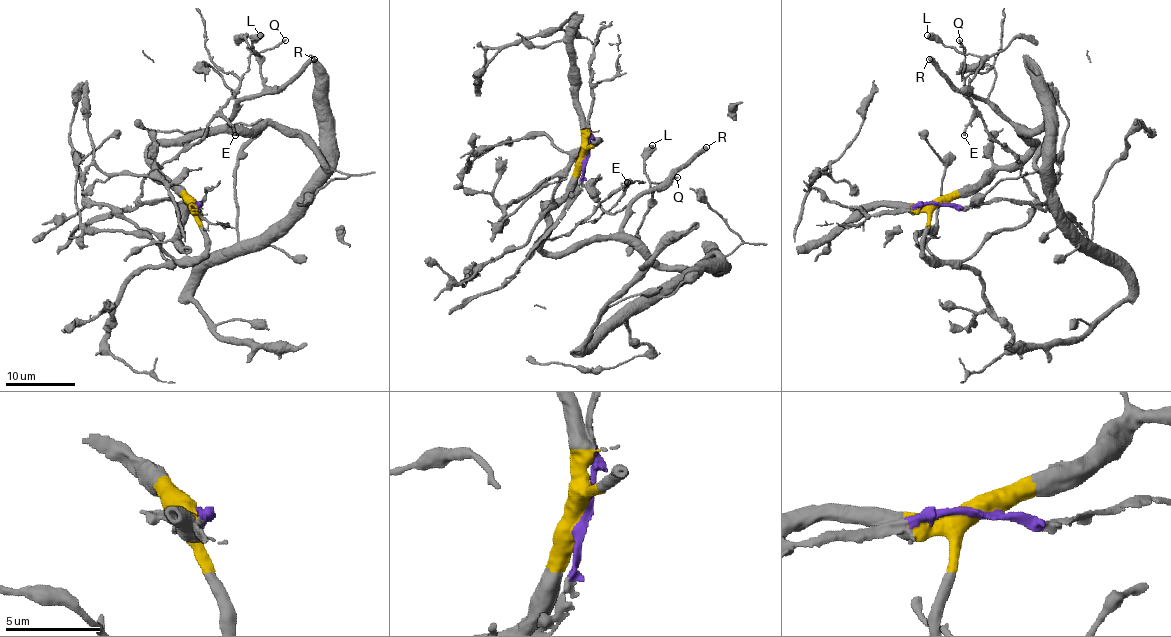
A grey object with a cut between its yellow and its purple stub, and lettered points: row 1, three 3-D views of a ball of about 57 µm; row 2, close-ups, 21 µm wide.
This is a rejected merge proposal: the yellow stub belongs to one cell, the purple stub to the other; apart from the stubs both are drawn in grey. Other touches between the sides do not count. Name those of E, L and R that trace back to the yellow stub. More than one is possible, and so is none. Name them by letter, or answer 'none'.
L, R

